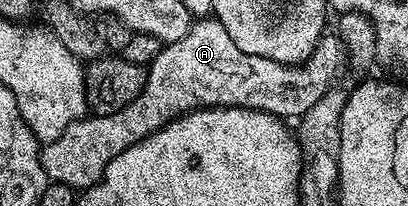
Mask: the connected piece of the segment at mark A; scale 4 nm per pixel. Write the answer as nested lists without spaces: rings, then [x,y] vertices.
[[[215,17],[209,19],[198,18],[187,33],[187,37],[179,37],[179,41],[167,43],[162,46],[159,57],[149,64],[145,76],[145,84],[139,97],[119,113],[110,115],[90,114],[83,119],[77,119],[55,141],[44,144],[41,149],[41,164],[45,170],[46,180],[62,183],[74,189],[93,187],[105,175],[107,165],[123,149],[131,149],[139,141],[151,137],[155,132],[168,125],[180,115],[189,111],[200,111],[214,107],[242,107],[266,111],[286,121],[300,120],[302,115],[330,90],[333,78],[341,71],[341,55],[343,59],[343,44],[340,38],[325,37],[320,40],[319,46],[311,53],[306,63],[294,65],[271,61],[267,57],[255,57],[251,53],[243,53],[235,41],[227,34],[227,29]]]

